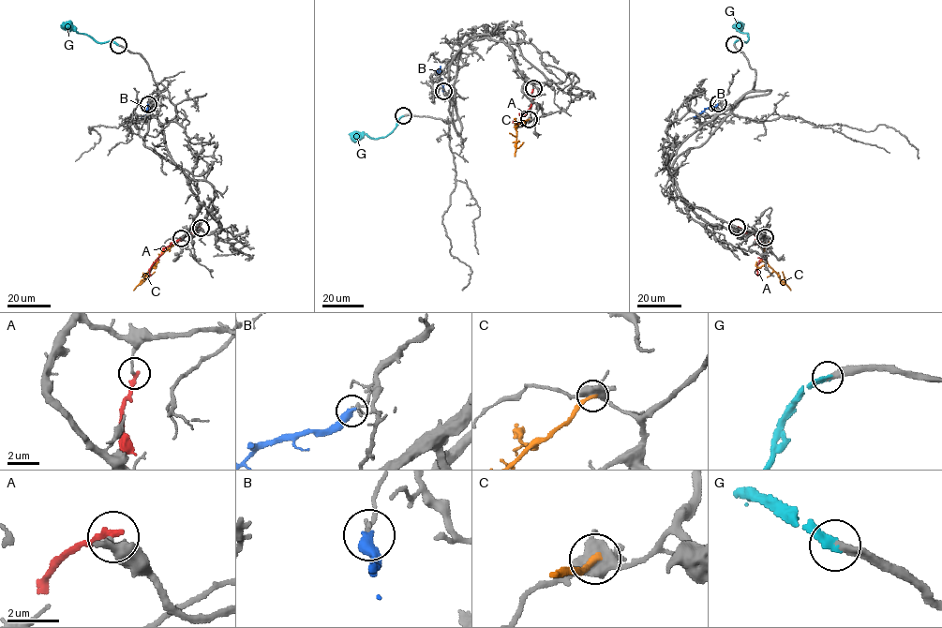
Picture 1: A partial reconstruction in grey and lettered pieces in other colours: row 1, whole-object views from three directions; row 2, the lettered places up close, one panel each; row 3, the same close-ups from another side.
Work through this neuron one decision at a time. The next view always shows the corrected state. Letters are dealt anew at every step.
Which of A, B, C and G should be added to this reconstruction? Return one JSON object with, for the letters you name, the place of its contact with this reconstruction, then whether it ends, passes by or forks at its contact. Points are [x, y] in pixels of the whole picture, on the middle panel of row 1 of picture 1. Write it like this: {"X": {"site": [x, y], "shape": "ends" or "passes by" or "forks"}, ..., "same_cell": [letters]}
{"G": {"site": [403, 115], "shape": "ends"}, "same_cell": ["G"]}

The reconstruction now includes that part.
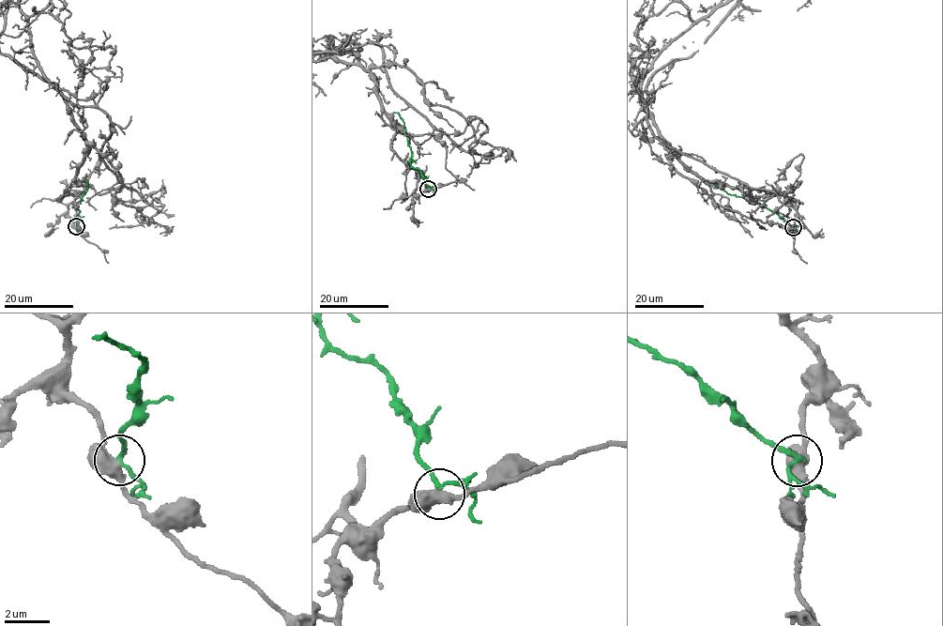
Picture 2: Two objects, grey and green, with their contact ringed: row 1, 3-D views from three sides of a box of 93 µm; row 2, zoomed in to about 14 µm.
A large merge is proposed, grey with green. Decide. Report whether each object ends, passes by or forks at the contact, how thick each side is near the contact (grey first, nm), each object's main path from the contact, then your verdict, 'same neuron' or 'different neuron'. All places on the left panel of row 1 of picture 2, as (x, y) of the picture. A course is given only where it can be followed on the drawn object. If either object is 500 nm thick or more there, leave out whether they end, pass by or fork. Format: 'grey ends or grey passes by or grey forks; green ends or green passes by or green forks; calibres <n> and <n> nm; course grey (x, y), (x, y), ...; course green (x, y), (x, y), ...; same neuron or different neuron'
grey forks; green passes by; calibres 460 and 190 nm; course grey (75, 226), (68, 206), (83, 191), (65, 191), (80, 184), (85, 140), (29, 40); course green (75, 226), (80, 212), (73, 206), (82, 200), (88, 188), (84, 179); different neuron

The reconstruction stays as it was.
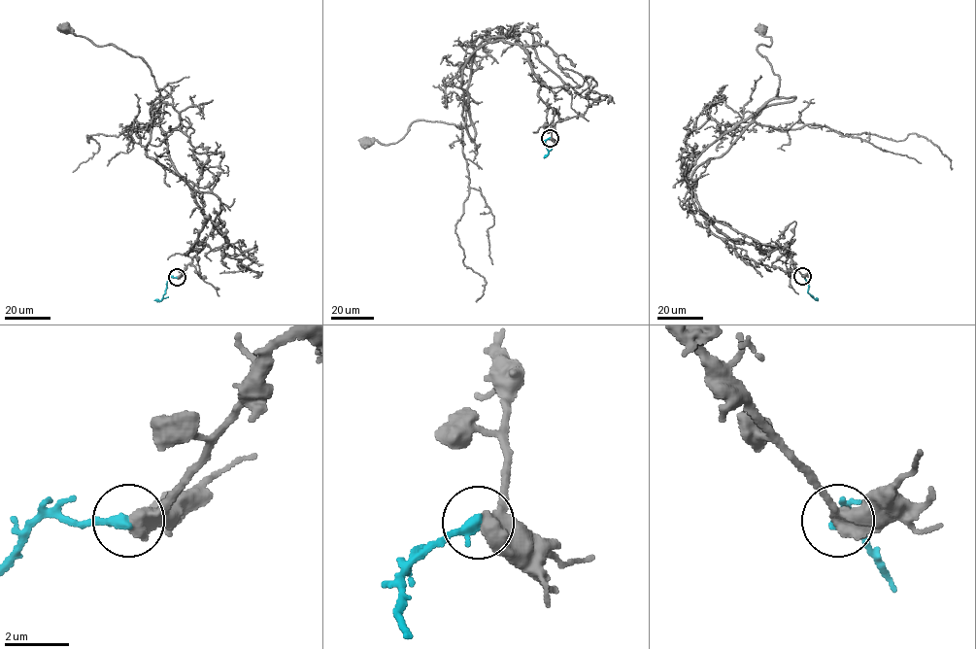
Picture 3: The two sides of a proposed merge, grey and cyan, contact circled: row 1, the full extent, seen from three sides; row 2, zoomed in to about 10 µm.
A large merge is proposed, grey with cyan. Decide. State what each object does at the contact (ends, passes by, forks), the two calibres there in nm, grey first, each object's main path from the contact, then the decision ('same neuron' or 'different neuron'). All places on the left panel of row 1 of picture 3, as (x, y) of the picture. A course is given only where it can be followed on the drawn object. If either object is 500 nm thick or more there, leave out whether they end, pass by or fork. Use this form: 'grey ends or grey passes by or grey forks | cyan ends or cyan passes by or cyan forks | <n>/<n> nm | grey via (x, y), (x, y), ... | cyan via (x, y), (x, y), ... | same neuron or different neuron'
grey passes by | cyan ends | 440/320 nm | grey via (177, 277), (202, 249), (190, 249), (200, 244), (204, 215), (171, 162), (154, 78), (141, 57), (65, 26) | cyan via (177, 277), (170, 278), (161, 300), (154, 300) | different neuron

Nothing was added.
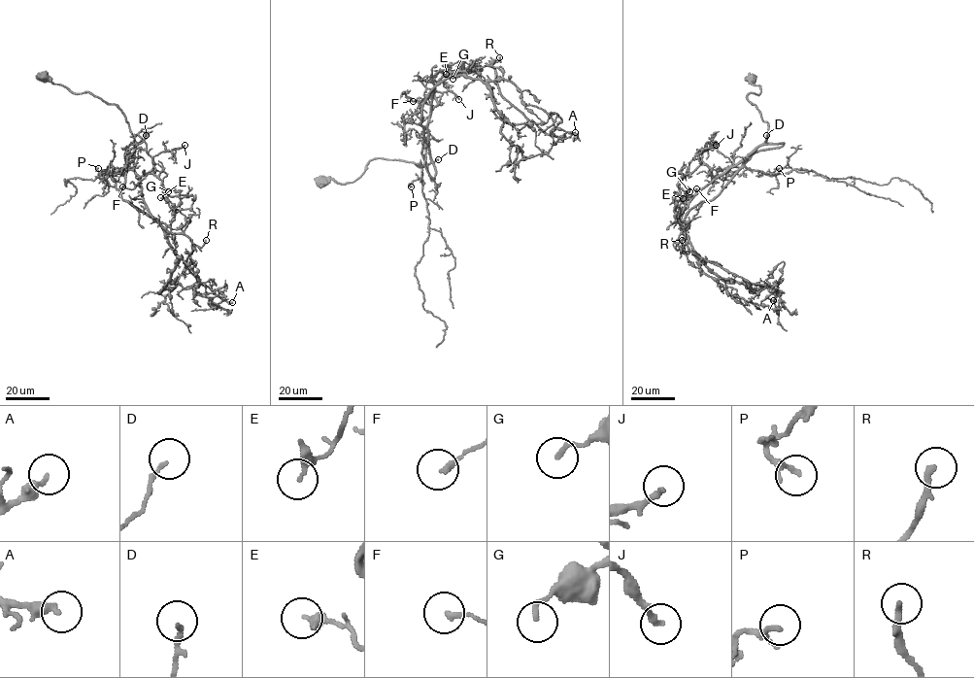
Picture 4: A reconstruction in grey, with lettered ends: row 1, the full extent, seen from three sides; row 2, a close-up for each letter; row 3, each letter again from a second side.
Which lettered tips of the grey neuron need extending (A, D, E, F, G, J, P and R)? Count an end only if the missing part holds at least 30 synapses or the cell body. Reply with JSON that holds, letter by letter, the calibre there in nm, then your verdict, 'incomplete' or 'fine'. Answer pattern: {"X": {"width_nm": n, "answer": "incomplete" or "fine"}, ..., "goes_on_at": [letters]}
{"A": {"width_nm": 320, "answer": "fine"}, "D": {"width_nm": 170, "answer": "fine"}, "E": {"width_nm": 240, "answer": "fine"}, "F": {"width_nm": 170, "answer": "fine"}, "G": {"width_nm": 170, "answer": "fine"}, "J": {"width_nm": 200, "answer": "incomplete"}, "P": {"width_nm": 130, "answer": "fine"}, "R": {"width_nm": 220, "answer": "fine"}, "goes_on_at": ["J"]}

